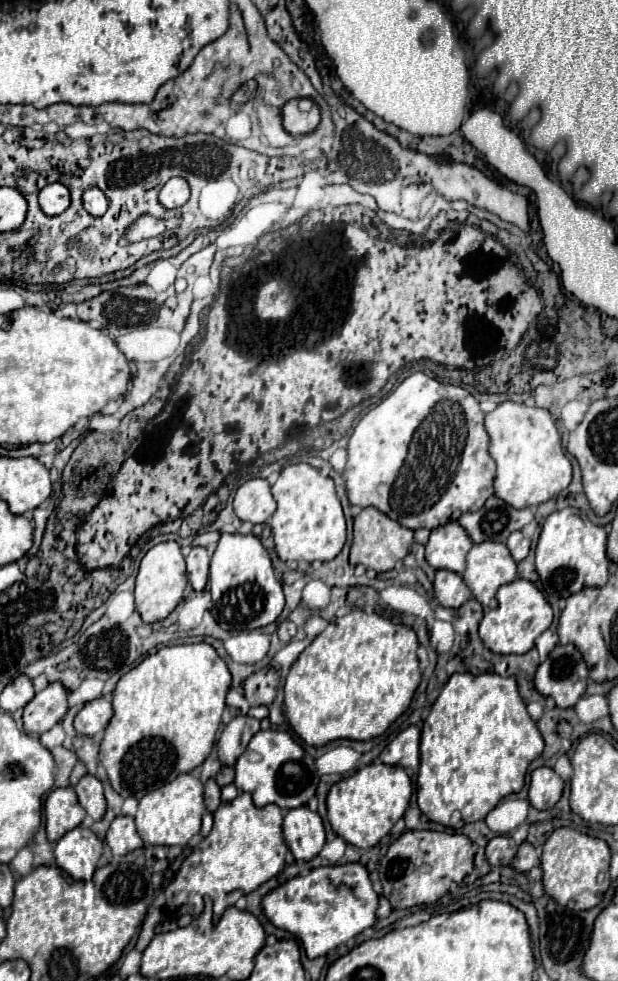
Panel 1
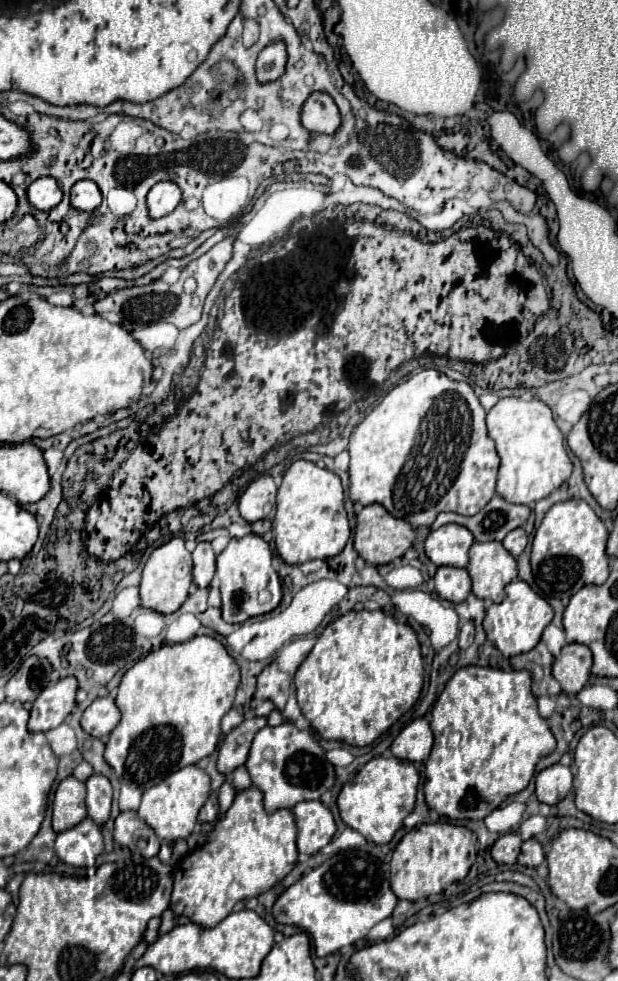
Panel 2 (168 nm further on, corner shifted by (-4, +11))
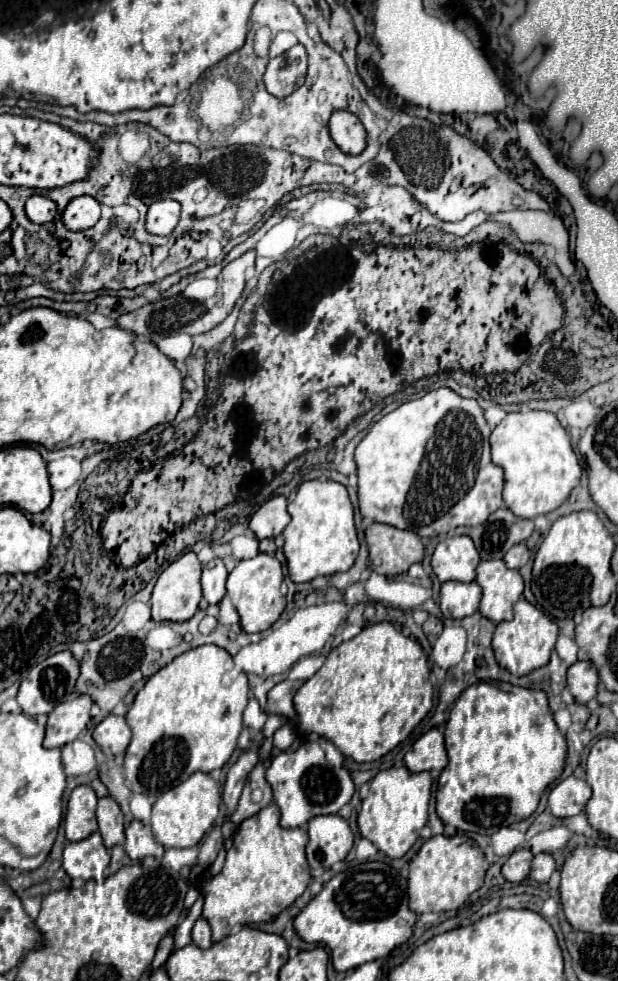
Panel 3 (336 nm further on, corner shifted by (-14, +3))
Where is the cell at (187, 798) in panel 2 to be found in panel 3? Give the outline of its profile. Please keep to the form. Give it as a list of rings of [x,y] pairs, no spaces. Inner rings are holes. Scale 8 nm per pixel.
[[[194,773],[178,787],[158,797],[152,807],[152,831],[156,841],[170,847],[194,847],[200,843],[204,833],[216,823],[220,807],[220,787],[206,773]]]

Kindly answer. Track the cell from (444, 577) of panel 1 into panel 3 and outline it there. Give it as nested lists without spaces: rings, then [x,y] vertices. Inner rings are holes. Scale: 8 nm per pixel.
[[[446,581],[442,583],[440,591],[440,609],[448,619],[462,619],[478,611],[480,597],[482,587],[476,581],[472,583]]]

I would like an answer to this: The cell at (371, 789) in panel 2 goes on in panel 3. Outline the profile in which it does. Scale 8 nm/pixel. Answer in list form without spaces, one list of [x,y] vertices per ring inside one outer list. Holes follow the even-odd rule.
[[[390,767],[380,771],[370,781],[370,793],[358,811],[358,827],[362,837],[372,841],[390,859],[402,857],[420,837],[420,829],[428,821],[432,777],[430,773],[410,773],[404,767]]]

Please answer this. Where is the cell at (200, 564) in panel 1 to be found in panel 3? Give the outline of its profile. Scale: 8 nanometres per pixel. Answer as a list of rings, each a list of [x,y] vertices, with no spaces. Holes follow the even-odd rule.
[[[212,559],[204,565],[202,591],[204,591],[204,599],[210,605],[220,603],[220,599],[226,595],[226,577],[228,577],[228,571],[226,571],[222,559]]]

